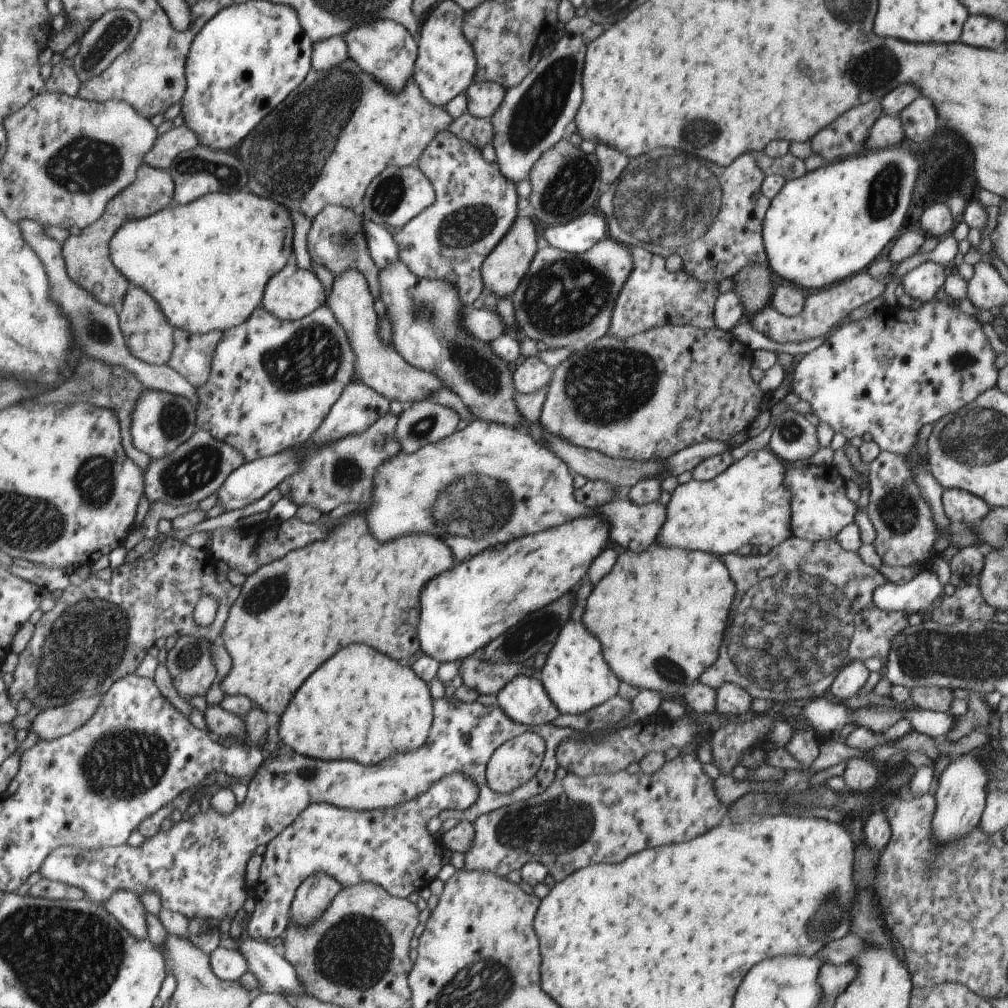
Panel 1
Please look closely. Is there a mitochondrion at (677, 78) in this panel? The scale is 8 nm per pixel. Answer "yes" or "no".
no

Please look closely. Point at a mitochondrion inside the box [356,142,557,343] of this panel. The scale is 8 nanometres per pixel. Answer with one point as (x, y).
(467, 225)

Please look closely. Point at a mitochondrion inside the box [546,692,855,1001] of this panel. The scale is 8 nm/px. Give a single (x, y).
(828, 915)

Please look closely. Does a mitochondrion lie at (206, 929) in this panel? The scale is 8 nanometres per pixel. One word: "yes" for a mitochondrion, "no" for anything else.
yes

